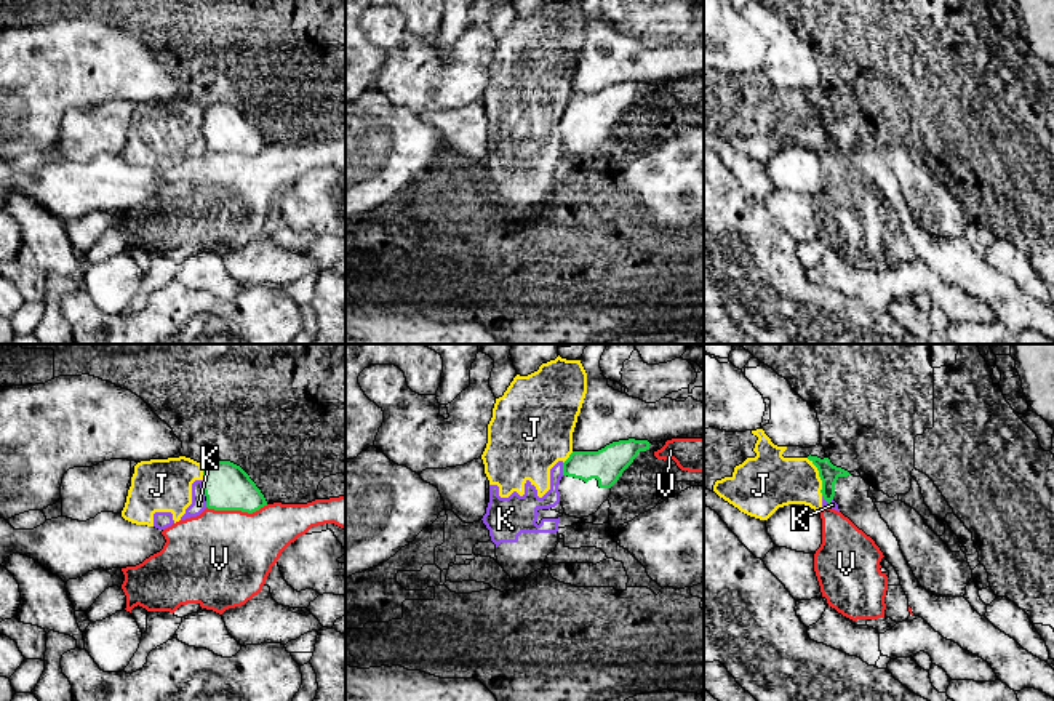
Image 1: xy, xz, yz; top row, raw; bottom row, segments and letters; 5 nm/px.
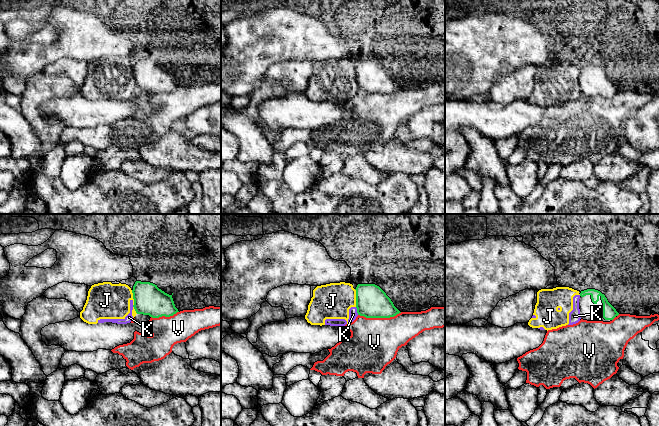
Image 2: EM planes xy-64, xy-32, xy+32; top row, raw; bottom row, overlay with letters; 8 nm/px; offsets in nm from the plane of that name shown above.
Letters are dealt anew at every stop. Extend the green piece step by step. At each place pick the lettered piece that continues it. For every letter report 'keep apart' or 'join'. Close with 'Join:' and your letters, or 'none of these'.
J: keep apart
K: keep apart
V: keep apart
Join: none of these

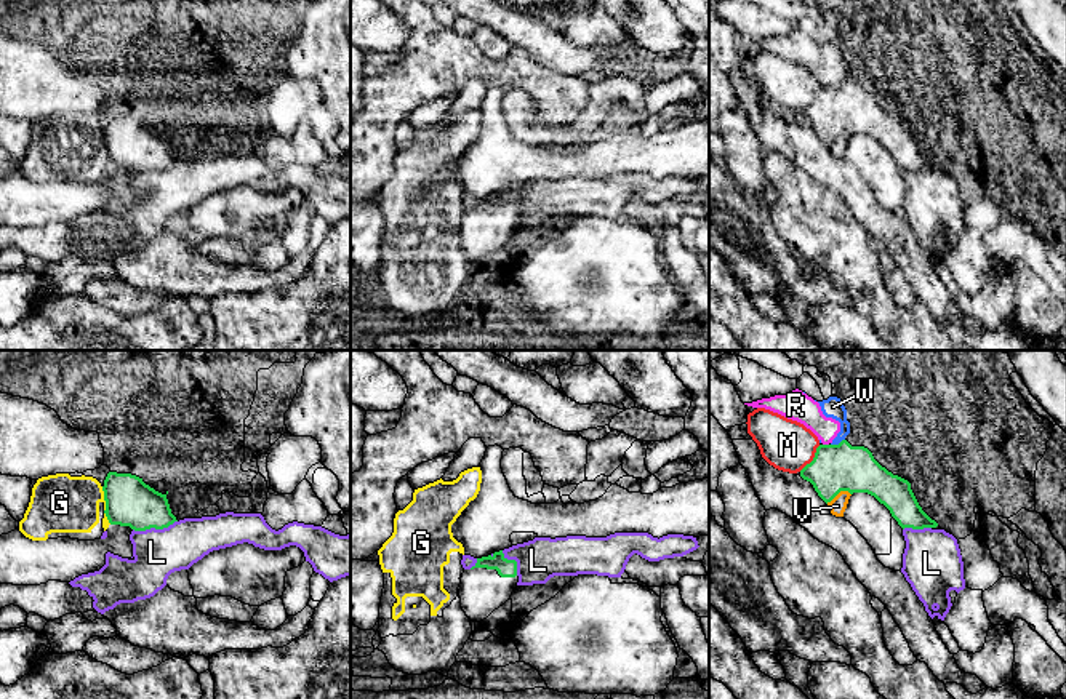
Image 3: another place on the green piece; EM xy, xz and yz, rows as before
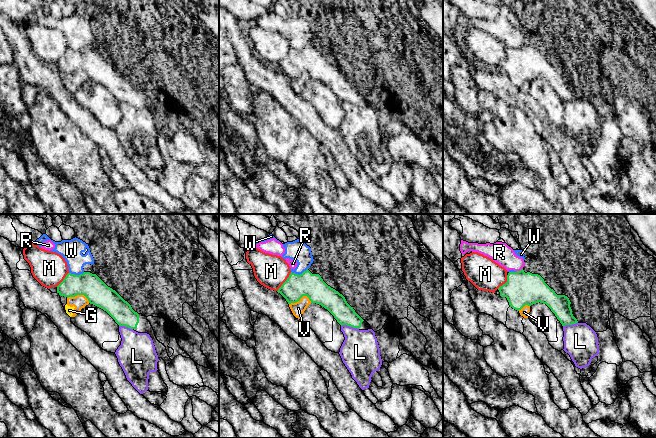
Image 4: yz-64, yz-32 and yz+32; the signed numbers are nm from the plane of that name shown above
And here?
G: keep apart
L: keep apart
M: keep apart
R: keep apart
V: keep apart
W: keep apart
Join: none of these

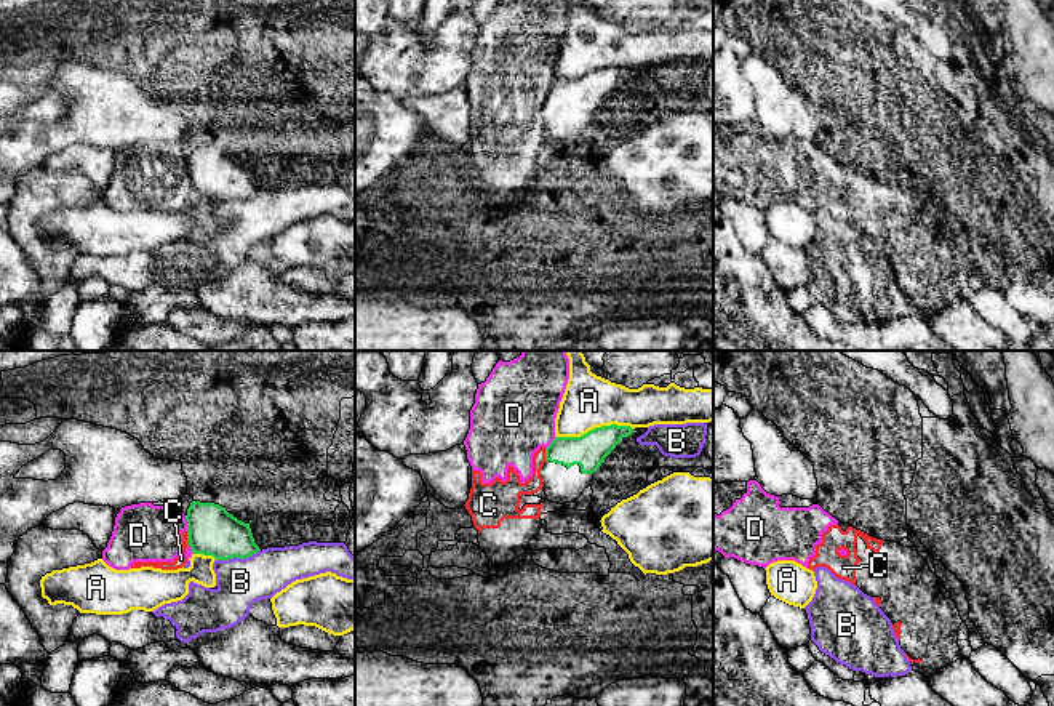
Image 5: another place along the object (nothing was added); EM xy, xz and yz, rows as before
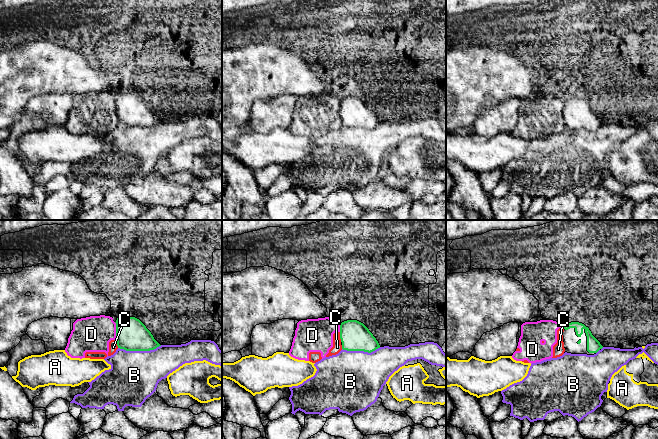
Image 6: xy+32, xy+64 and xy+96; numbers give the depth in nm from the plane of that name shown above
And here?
A: keep apart
B: keep apart
C: keep apart
D: keep apart
Join: none of these

